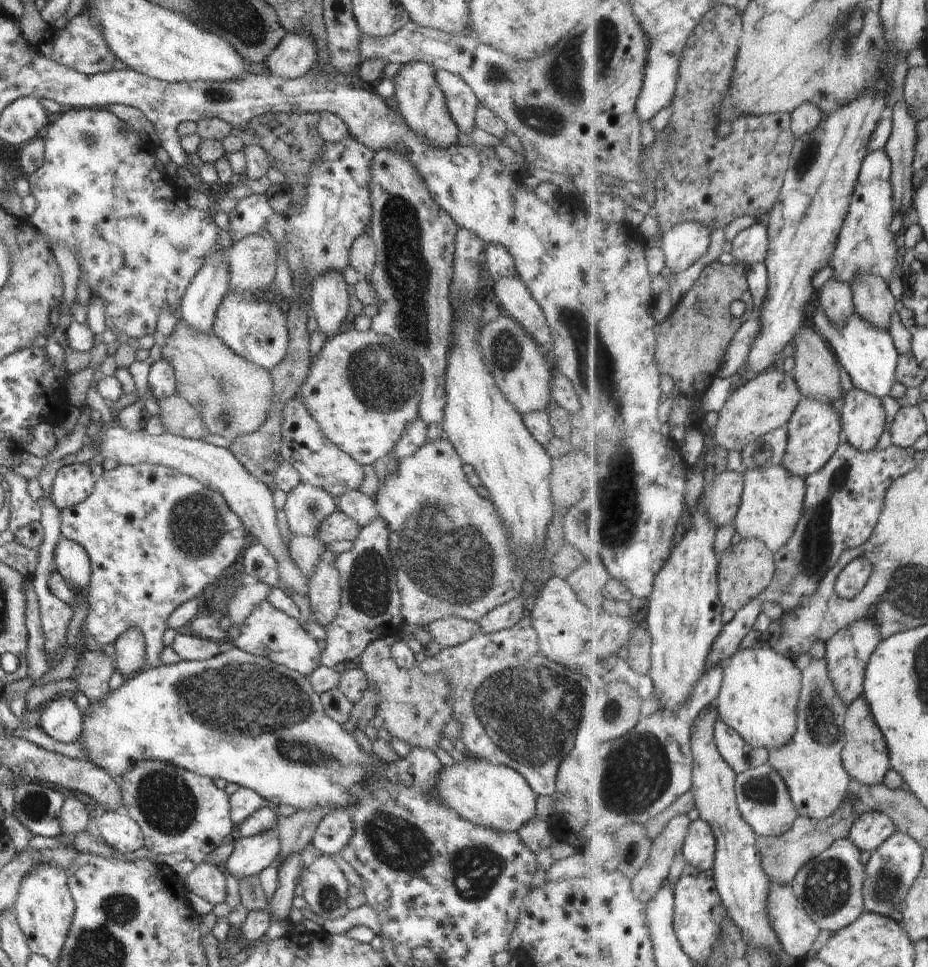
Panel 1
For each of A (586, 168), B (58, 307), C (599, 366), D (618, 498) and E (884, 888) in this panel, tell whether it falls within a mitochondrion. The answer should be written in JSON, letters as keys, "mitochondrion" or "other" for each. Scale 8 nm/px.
{"A":"other","B":"other","C":"mitochondrion","D":"mitochondrion","E":"mitochondrion"}

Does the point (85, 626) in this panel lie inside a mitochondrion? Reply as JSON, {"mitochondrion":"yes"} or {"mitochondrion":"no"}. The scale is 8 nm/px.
{"mitochondrion":"no"}

